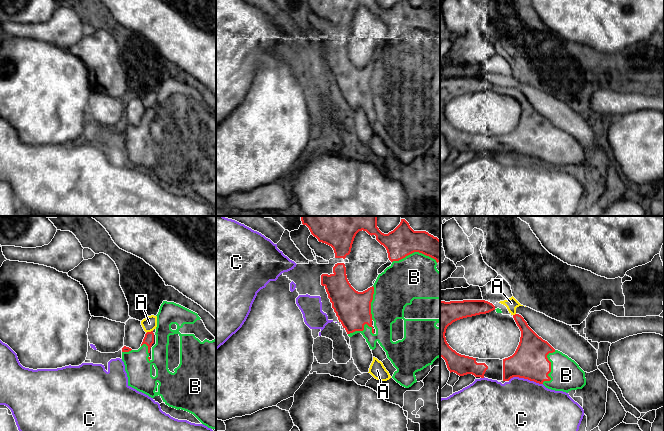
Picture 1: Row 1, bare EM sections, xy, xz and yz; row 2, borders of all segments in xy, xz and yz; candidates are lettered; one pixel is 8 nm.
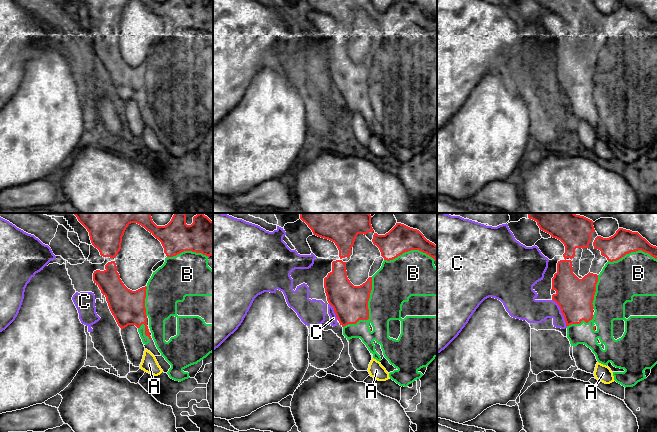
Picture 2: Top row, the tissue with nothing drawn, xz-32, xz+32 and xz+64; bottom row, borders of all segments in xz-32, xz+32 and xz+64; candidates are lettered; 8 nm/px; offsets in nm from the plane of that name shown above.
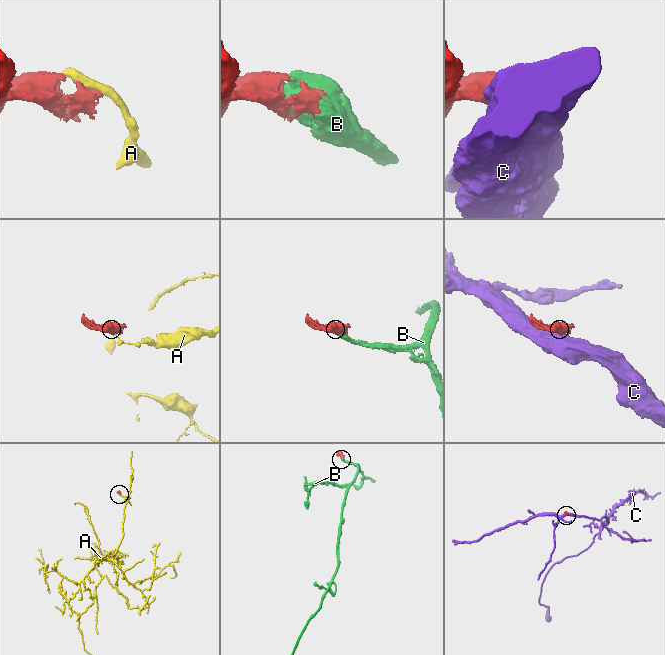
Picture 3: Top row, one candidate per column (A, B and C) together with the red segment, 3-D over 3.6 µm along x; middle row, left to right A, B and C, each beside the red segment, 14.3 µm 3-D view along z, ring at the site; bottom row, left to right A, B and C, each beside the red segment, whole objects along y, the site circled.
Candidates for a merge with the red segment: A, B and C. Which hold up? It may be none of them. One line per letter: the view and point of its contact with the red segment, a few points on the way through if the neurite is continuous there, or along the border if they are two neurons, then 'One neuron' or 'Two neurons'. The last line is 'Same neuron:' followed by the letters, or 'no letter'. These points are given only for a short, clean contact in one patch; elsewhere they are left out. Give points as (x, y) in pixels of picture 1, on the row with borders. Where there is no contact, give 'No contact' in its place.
A: Touches red at xy (149, 332). Two neurons
B: Touches red at xz (415, 251). One neuron
C: Touches red at yz (525, 378). Two neurons
Same neuron: B

